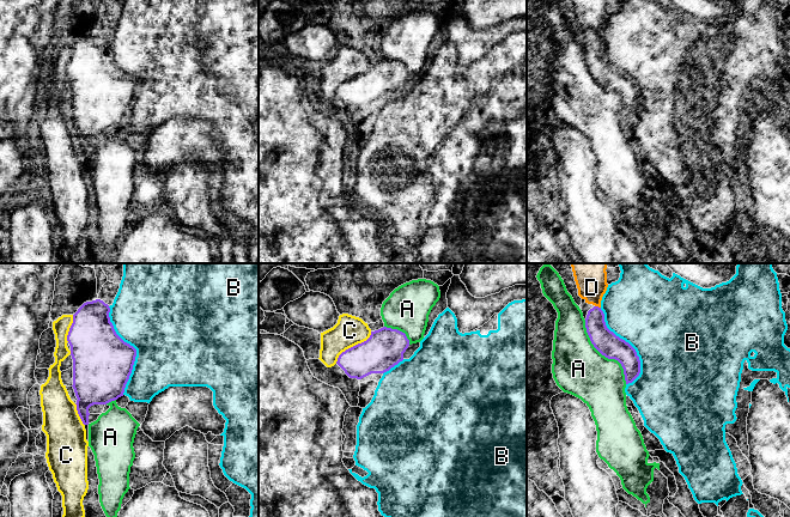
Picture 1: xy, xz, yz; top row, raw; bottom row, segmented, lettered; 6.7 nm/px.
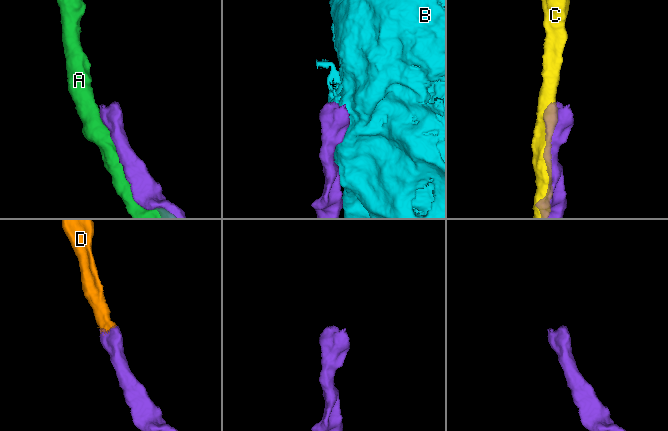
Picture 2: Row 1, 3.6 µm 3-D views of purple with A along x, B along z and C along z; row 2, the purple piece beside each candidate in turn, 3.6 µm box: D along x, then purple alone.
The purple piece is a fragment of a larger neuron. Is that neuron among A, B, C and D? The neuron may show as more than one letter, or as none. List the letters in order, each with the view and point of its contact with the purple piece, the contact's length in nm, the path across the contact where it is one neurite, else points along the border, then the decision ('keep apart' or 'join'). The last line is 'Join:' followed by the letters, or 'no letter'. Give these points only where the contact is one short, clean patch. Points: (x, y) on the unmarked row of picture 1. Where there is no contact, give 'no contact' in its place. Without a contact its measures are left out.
A: contact yz (603, 86); length 500 nm; keep apart
B: contact xy (135, 81); length 600 nm; keep apart
C: contact xz (353, 78); length 320 nm; keep apart
D: contact yz (597, 38); length 40 nm; way yz (605, 73), (597, 64), (597, 38), (591, 14); join
Join: D

